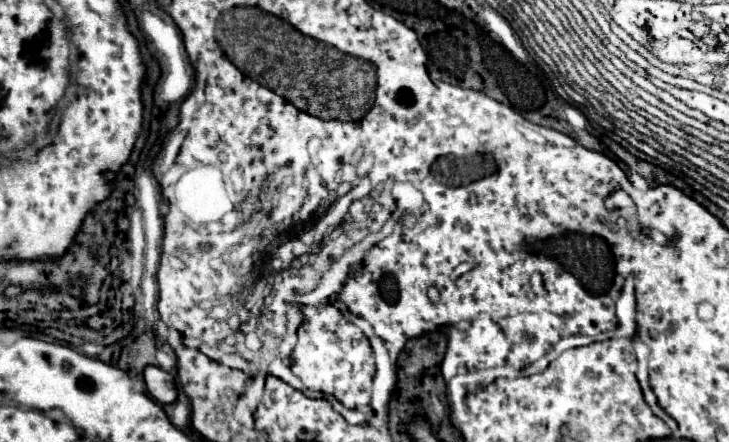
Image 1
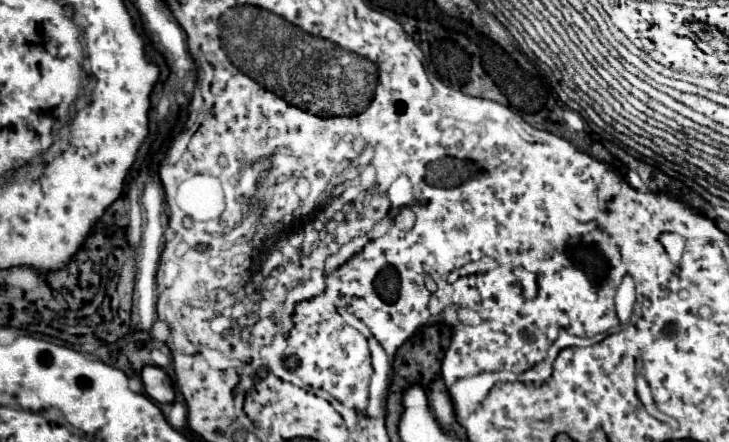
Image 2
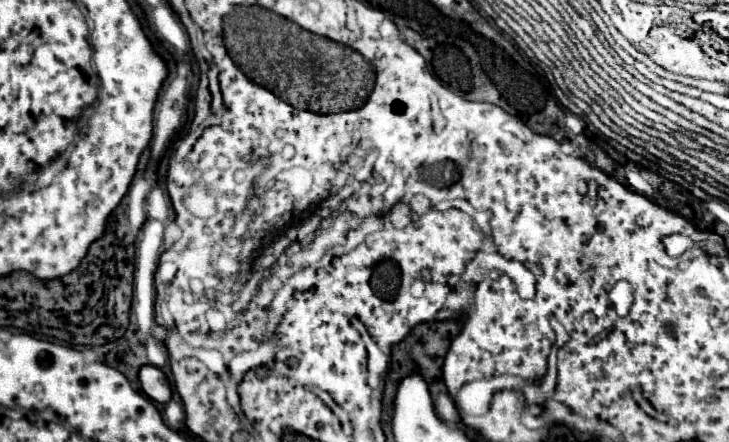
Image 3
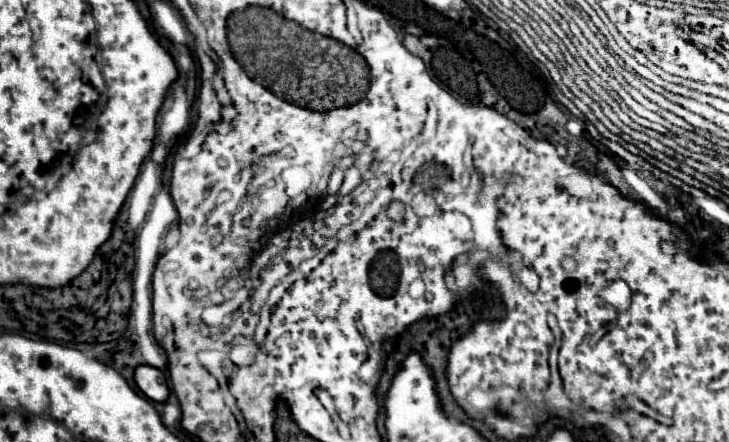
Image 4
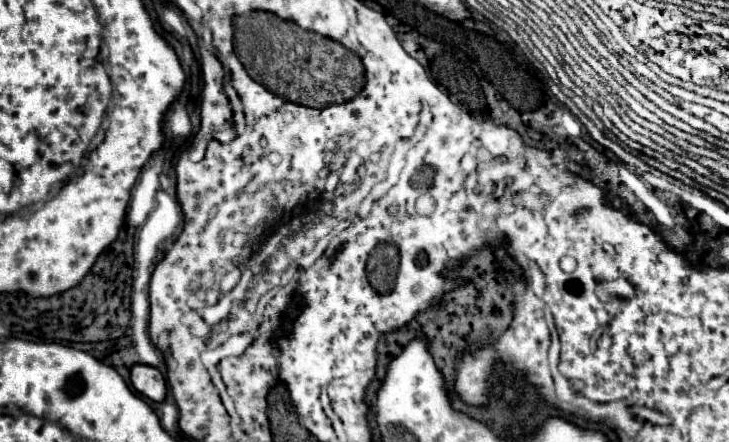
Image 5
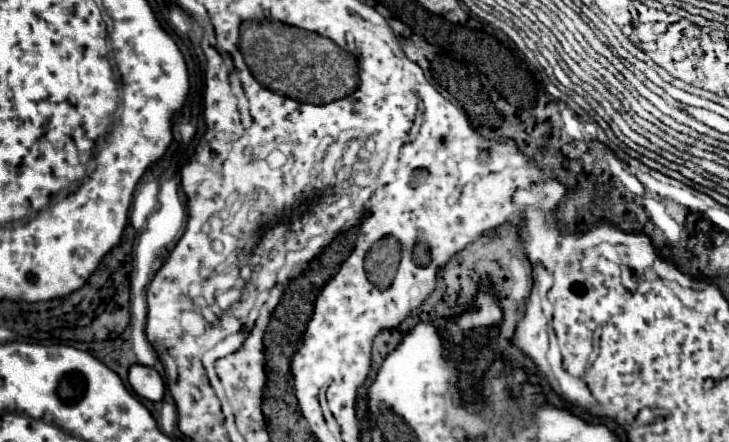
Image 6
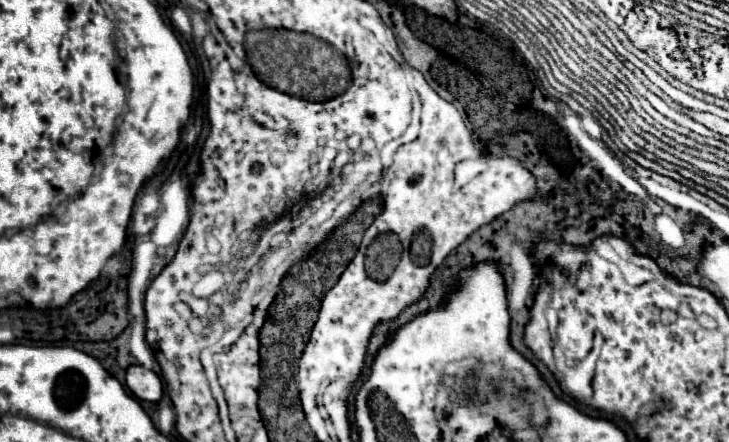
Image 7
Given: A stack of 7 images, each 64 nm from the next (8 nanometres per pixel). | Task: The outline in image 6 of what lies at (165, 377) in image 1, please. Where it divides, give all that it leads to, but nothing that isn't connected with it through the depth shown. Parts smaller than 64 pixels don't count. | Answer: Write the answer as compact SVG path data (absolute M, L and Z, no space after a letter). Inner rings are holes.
M134 364L130 368L128 382L130 382L132 390L138 396L146 398L146 400L158 402L164 396L164 380L154 368L148 368L148 366L142 366L142 364Z

